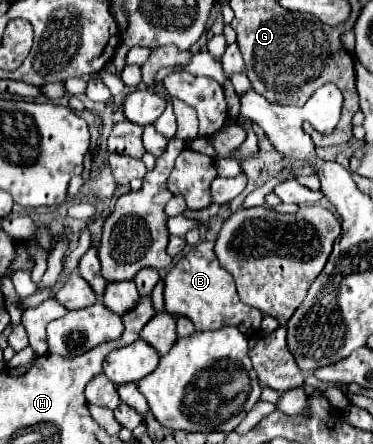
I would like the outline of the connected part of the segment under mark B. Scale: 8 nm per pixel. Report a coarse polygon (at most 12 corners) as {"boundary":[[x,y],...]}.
{"boundary":[[199,243],[163,277],[165,311],[197,331],[259,331],[213,243]]}

